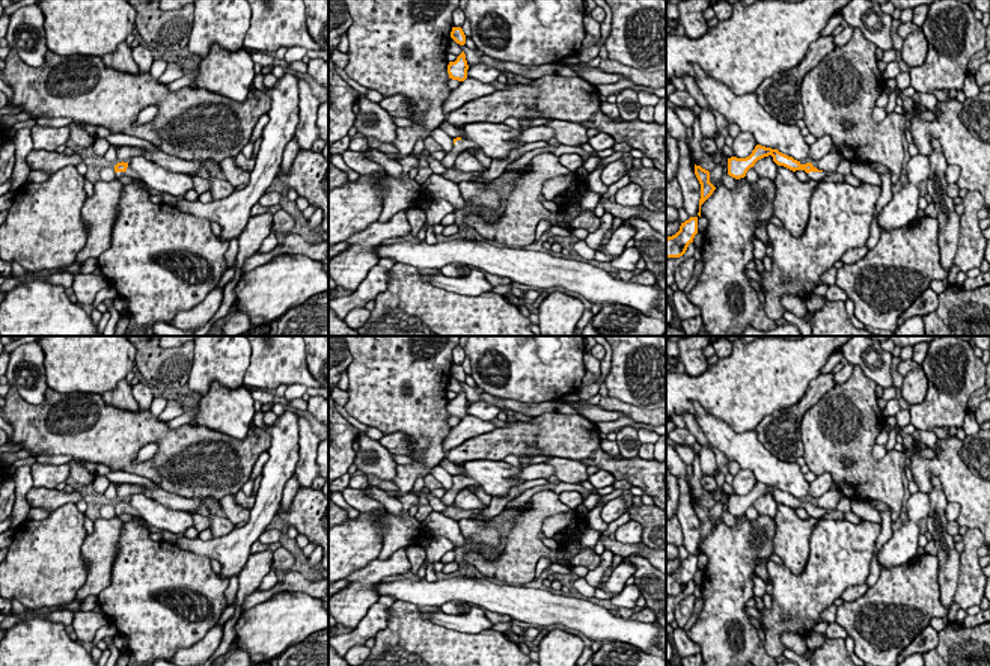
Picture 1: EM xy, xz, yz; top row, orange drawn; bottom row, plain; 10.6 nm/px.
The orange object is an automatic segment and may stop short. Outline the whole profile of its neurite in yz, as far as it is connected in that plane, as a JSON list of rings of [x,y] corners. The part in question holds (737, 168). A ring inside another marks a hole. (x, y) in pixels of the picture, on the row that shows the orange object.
[[[756,145],[752,154],[746,158],[737,157],[728,158],[728,175],[735,179],[744,178],[747,170],[753,167],[758,160],[768,155],[773,157],[773,161],[778,166],[784,166],[793,172],[805,170],[808,176],[814,181],[823,181],[826,176],[829,176],[827,172],[818,170],[817,167],[812,166],[812,163],[802,164],[800,161],[779,152],[778,149],[765,148],[761,145]]]

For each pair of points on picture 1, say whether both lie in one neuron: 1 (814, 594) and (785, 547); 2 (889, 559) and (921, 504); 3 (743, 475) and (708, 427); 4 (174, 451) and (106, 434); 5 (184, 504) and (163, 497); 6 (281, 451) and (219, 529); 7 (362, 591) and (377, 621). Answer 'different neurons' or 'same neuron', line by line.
1: different neurons
2: same neuron
3: different neurons
4: same neuron
5: same neuron
6: different neurons
7: different neurons

